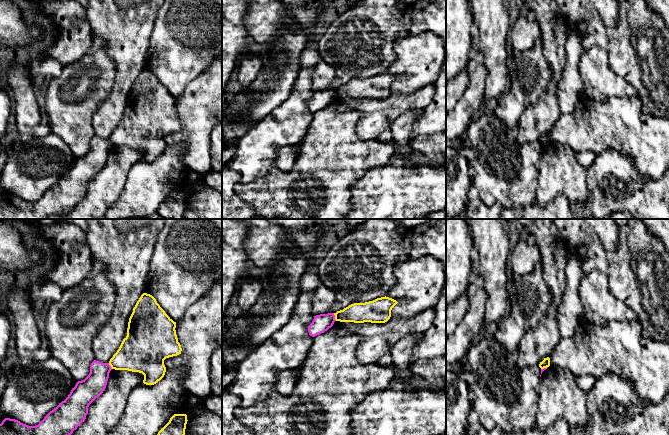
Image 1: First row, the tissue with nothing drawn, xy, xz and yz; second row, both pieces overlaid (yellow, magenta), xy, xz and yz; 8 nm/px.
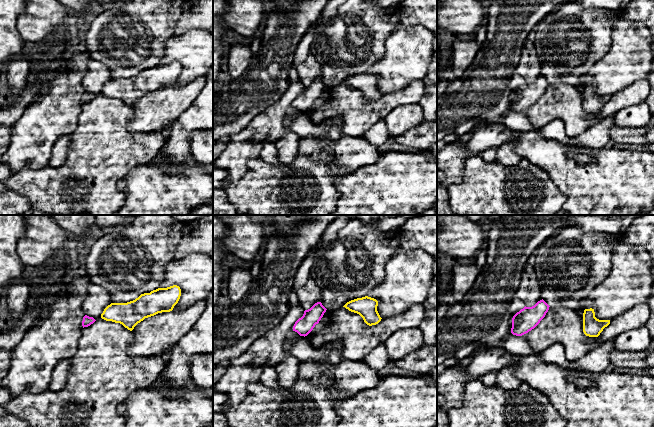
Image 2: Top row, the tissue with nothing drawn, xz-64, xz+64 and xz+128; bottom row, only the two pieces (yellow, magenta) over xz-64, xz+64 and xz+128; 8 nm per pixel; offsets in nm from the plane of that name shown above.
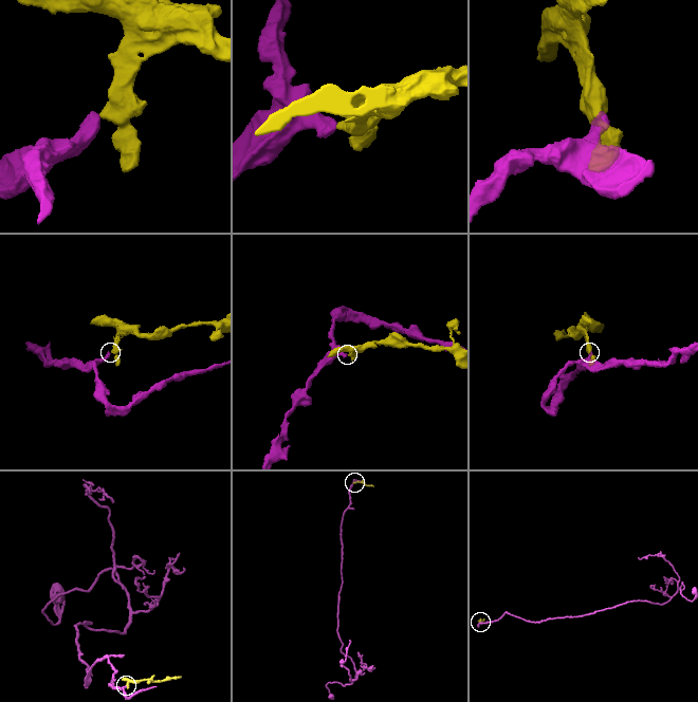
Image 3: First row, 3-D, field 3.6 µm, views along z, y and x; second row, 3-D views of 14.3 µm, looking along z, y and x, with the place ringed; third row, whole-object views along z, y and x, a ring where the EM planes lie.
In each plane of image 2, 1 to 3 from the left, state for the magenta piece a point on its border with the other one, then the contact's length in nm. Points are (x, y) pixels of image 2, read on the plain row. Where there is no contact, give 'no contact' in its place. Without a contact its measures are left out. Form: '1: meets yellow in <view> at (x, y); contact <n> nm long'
1: no contact
2: no contact
3: no contact

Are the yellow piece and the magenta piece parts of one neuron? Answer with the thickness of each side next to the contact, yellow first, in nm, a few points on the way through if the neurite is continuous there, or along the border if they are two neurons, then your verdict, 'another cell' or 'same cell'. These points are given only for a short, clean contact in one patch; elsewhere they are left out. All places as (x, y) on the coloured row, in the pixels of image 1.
160/140 nm | along xz (333, 313), (336, 320) | another cell

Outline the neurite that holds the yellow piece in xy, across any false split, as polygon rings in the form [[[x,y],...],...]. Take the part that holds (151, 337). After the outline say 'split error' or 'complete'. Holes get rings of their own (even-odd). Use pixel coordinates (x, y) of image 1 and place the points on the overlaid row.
[[[143,293],[129,318],[127,336],[109,361],[115,370],[144,375],[143,383],[154,385],[166,372],[164,360],[181,354],[174,322],[156,299]]]; complete

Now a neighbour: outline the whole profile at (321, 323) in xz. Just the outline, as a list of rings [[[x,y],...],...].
[[[334,313],[320,314],[314,316],[312,323],[308,326],[309,335],[315,337],[331,328],[335,322]]]

